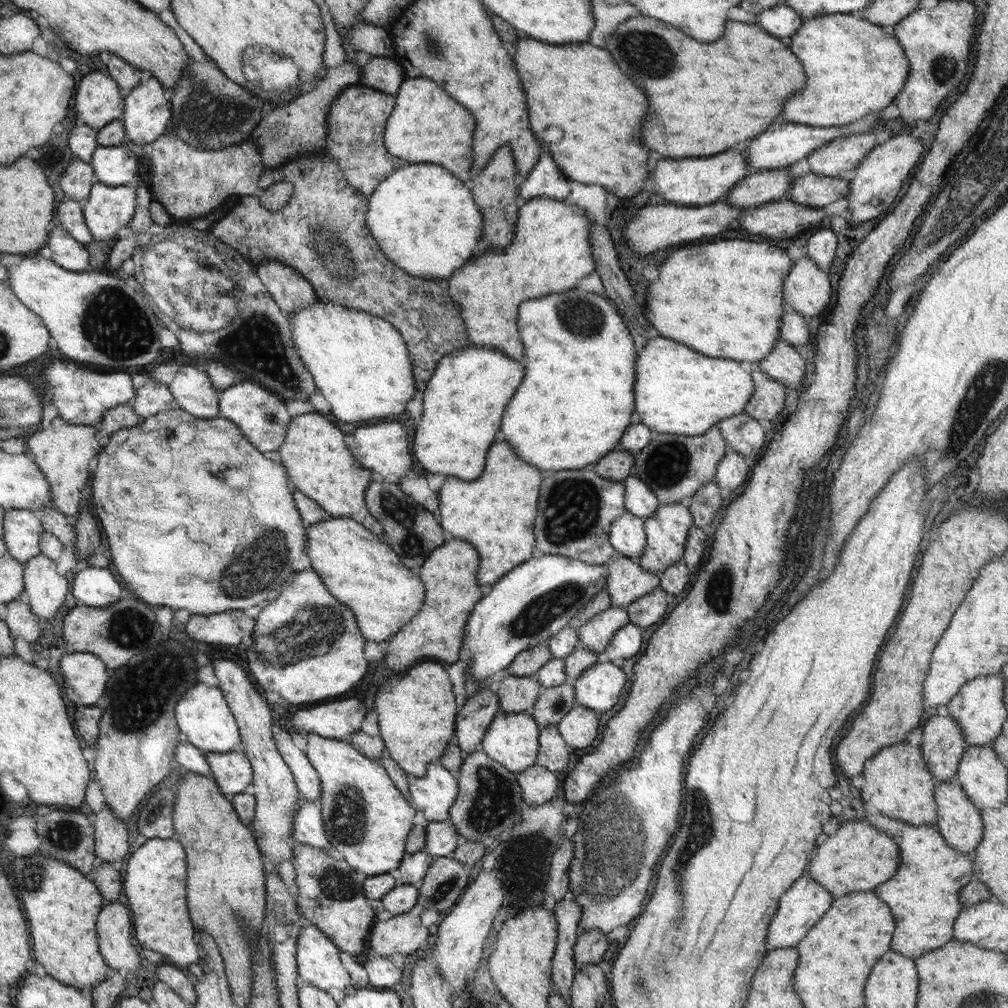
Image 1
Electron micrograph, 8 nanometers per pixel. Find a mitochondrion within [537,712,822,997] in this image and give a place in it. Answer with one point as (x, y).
(622, 822)

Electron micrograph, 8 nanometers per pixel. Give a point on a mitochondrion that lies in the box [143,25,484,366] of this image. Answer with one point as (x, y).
(335, 256)

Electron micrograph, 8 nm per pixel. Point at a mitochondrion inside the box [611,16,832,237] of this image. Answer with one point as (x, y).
(645, 53)

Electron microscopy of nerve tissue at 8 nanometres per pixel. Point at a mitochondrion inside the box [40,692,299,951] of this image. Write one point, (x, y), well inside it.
(68, 837)

